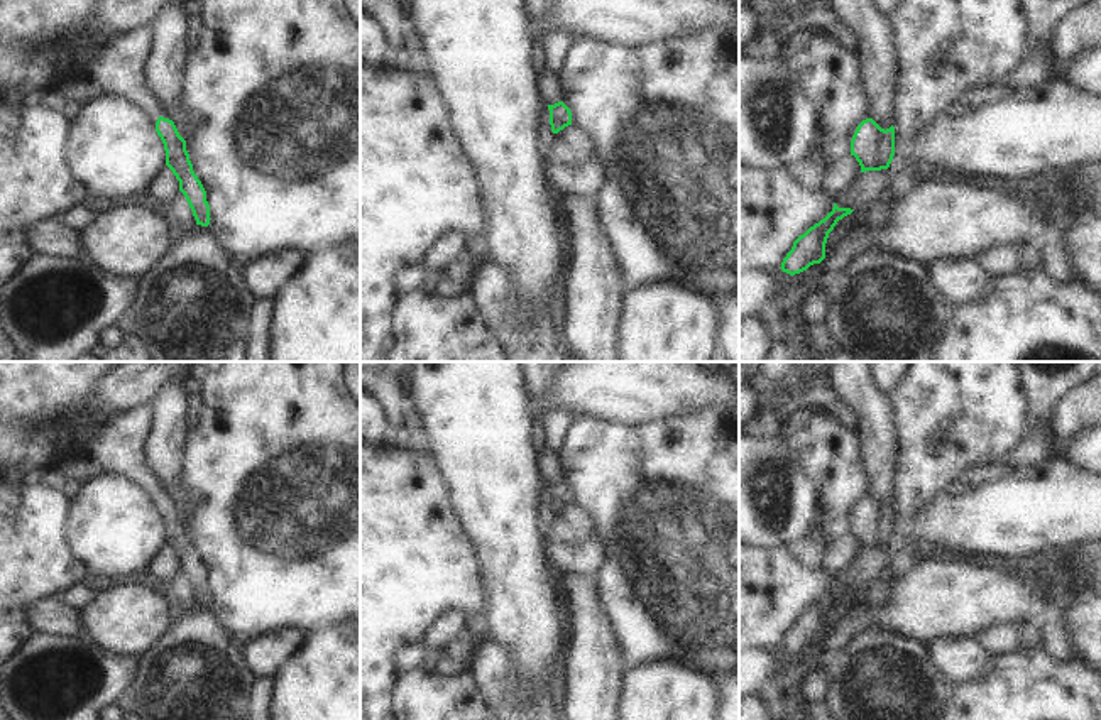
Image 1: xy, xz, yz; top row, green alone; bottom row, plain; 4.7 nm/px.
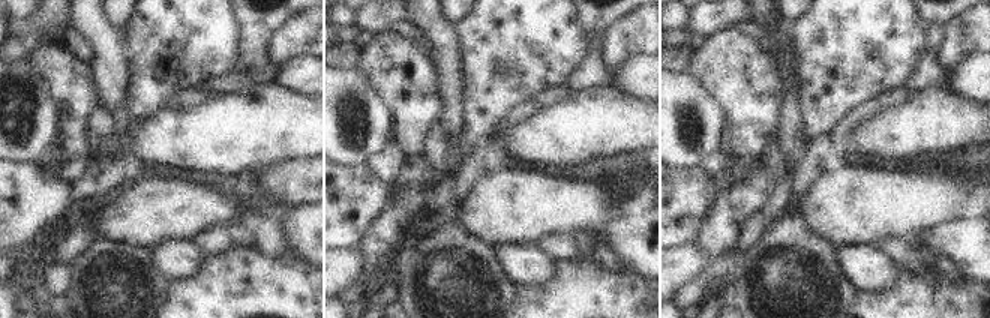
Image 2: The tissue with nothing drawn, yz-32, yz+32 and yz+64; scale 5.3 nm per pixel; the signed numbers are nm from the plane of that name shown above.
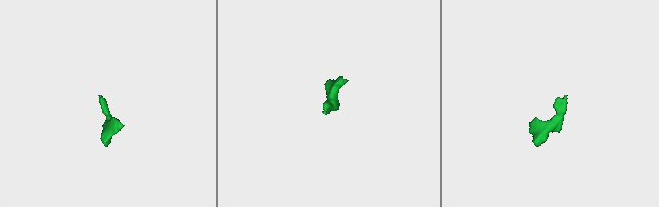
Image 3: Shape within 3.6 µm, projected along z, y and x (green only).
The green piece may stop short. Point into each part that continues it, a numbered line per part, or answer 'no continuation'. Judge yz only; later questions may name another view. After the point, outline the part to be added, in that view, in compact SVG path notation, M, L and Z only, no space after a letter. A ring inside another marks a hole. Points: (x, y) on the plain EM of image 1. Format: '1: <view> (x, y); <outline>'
no continuation

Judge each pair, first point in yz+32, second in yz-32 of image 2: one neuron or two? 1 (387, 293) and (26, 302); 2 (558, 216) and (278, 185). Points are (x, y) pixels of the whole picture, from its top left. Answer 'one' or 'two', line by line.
1: two
2: two

